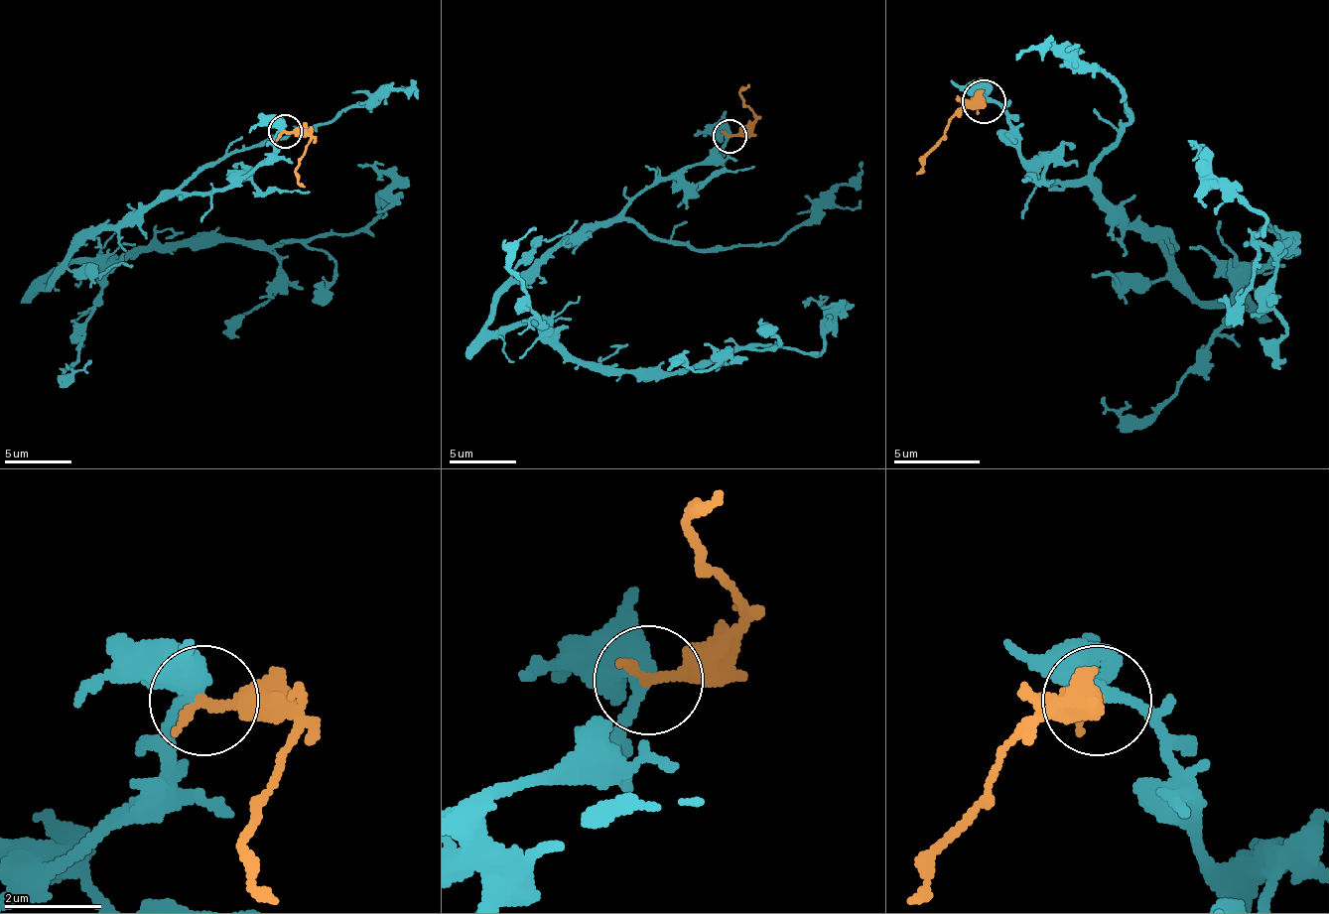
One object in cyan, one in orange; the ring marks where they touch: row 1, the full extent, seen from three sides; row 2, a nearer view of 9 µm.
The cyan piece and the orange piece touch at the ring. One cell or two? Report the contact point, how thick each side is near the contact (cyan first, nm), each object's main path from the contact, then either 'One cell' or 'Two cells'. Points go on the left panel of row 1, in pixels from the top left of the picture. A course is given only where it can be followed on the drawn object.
Place: (285, 131). Thickness 360 nm (cyan) against 320 nm. Course of cyan: (285, 130), (224, 188), (141, 204), (43, 282), (171, 244), (345, 234), (379, 214), (386, 184), (356, 164). Course of orange: (285, 130), (309, 137), (296, 171), (306, 188). One cell

